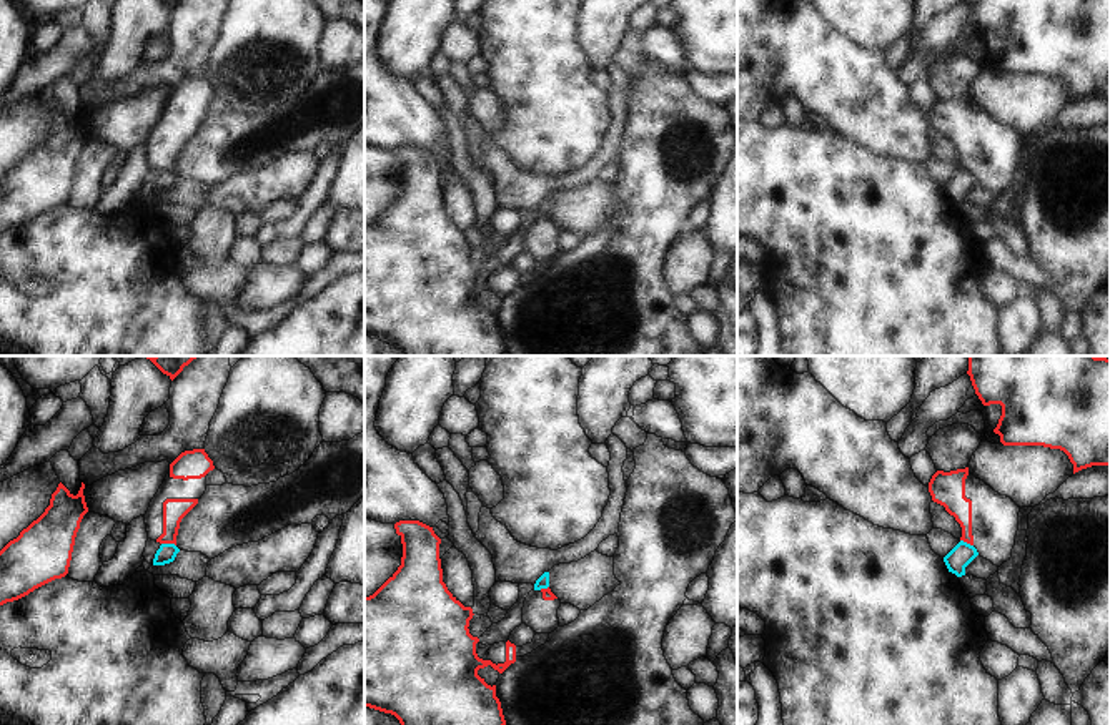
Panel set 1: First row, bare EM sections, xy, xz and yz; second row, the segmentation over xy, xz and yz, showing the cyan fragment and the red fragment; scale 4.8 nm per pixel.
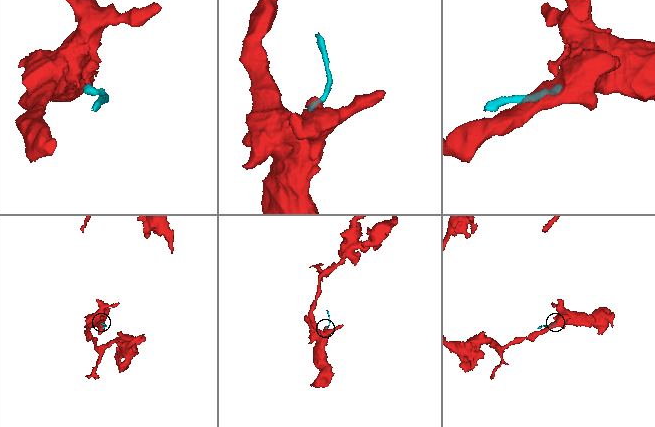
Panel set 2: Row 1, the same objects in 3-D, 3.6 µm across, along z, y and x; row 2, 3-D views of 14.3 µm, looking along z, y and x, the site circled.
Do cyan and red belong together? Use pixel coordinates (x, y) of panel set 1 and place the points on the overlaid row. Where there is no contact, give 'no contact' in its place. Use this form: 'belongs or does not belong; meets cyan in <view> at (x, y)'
does not belong; meets cyan in xy at (168, 544)

